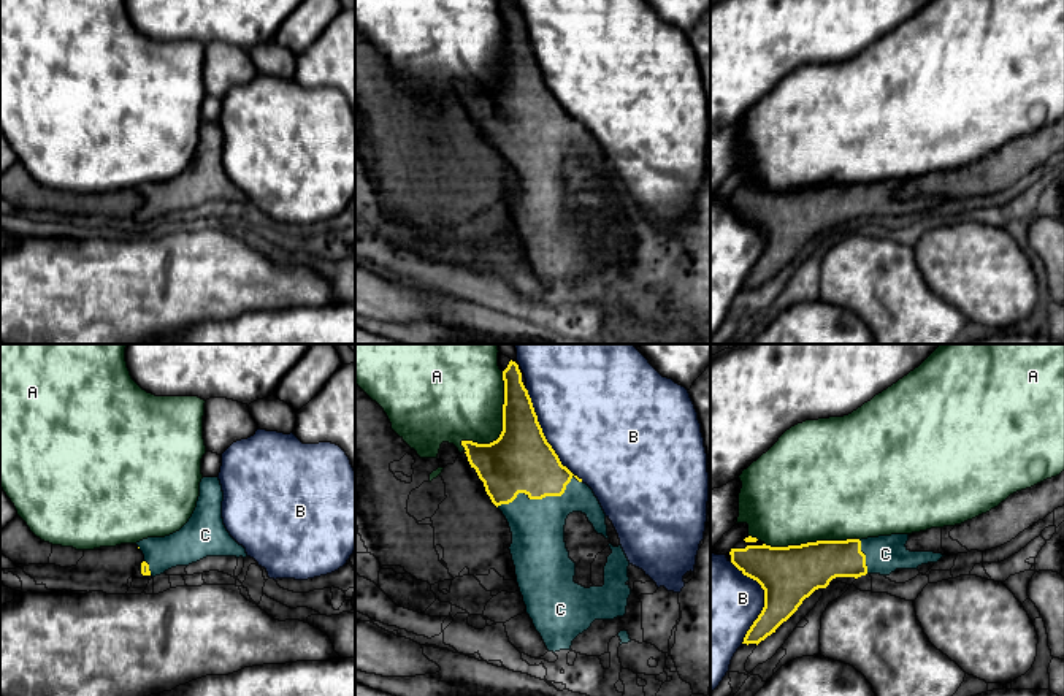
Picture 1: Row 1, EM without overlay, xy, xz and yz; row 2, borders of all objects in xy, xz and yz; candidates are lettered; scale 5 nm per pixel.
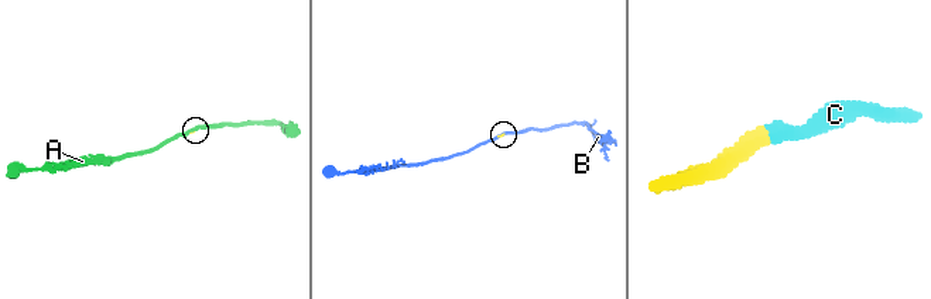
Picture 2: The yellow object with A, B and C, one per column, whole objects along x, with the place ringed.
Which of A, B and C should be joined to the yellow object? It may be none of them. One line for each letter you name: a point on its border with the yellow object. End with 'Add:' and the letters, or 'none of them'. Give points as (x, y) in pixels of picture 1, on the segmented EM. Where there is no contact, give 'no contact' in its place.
C: xz (541, 498)
Add: C

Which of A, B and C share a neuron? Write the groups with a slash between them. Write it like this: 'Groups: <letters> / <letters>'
Groups: A / B / C

